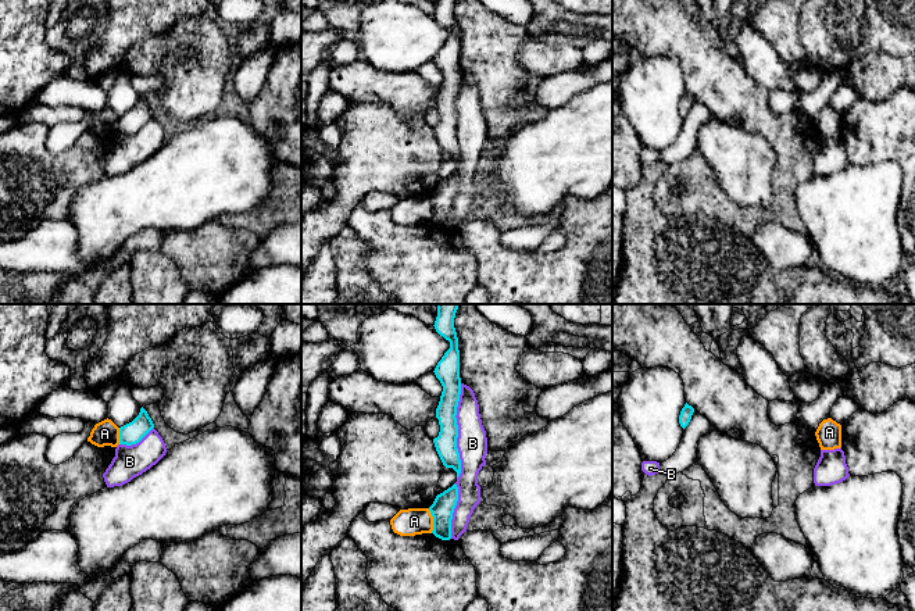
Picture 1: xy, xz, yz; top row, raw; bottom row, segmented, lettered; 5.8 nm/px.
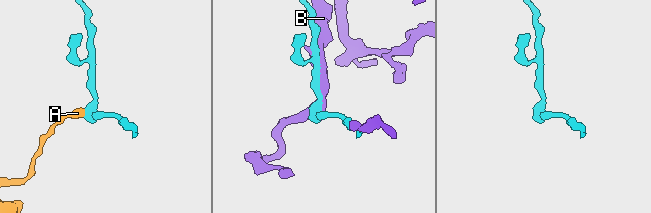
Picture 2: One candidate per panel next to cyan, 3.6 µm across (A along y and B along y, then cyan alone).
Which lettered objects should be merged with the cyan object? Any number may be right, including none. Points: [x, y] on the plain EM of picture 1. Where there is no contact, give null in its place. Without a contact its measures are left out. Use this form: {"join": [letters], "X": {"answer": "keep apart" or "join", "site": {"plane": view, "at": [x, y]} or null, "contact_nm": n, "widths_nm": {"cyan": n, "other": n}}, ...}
{"join": [], "A": {"answer": "keep apart", "site": {"plane": "xz", "at": [433, 210]}, "contact_nm": 150, "widths_nm": {"cyan": 130, "other": 160}}, "B": {"answer": "keep apart", "site": {"plane": "xz", "at": [457, 120]}, "contact_nm": 550, "widths_nm": {"cyan": 130, "other": 180}}}

